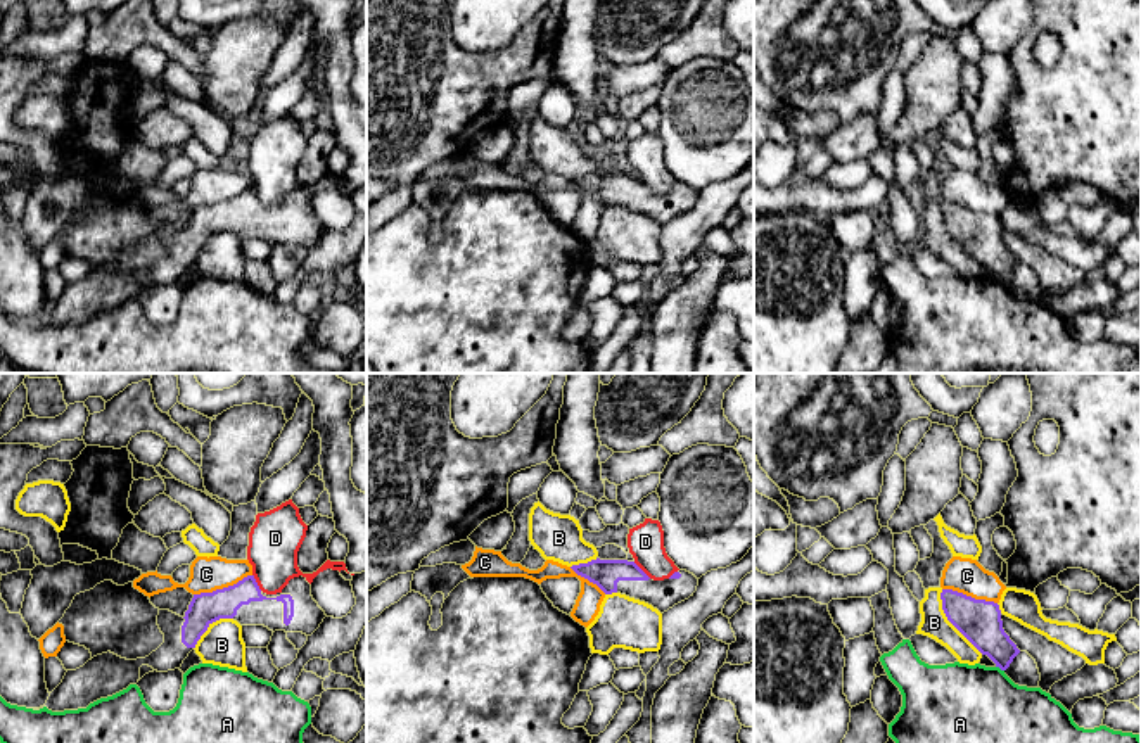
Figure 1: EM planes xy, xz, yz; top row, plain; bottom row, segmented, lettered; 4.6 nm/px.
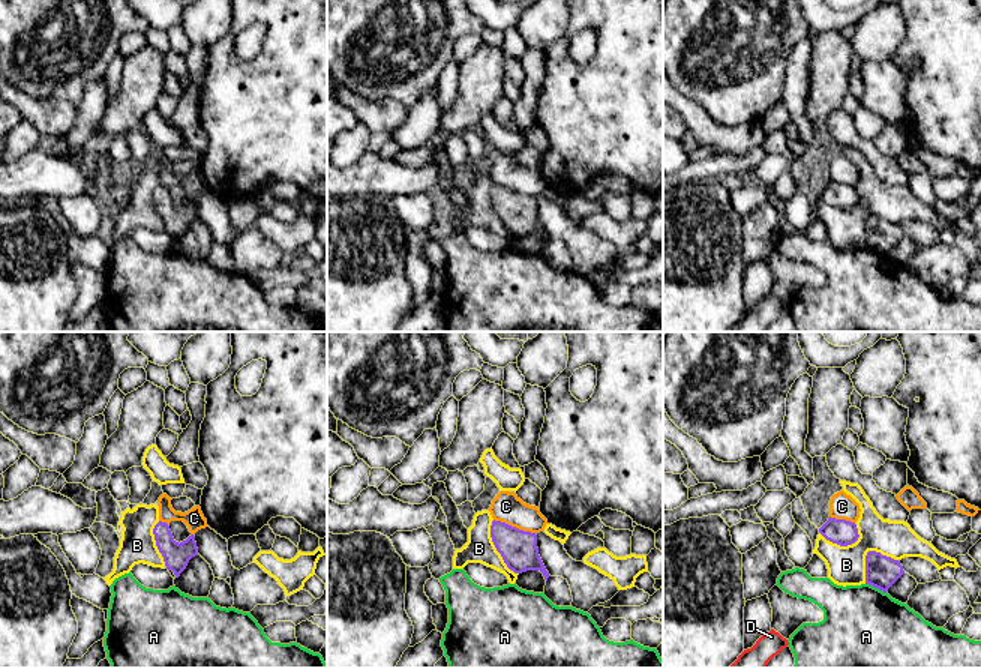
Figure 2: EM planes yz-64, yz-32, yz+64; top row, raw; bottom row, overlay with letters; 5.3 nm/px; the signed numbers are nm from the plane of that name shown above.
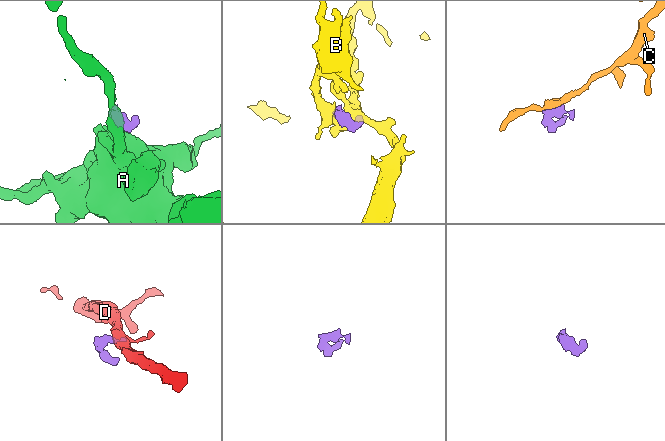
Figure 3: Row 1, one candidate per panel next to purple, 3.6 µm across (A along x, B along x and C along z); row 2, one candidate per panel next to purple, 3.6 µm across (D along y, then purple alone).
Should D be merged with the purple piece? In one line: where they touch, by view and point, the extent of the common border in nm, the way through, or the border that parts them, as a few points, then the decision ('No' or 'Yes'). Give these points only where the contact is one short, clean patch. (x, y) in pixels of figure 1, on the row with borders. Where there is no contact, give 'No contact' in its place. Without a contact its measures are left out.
Touches purple at xz (640, 569). Shared border 120 nm. Boundary: xz (633, 562), (650, 577). No

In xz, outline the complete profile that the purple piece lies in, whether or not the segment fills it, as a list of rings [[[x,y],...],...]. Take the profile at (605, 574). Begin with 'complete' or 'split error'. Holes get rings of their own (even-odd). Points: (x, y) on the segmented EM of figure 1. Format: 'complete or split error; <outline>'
split error; [[[596,558],[570,568],[596,584],[605,594],[626,594],[652,605],[660,613],[693,596],[698,586],[698,579],[686,570],[678,570],[664,581],[653,581],[634,562],[628,560]]]

